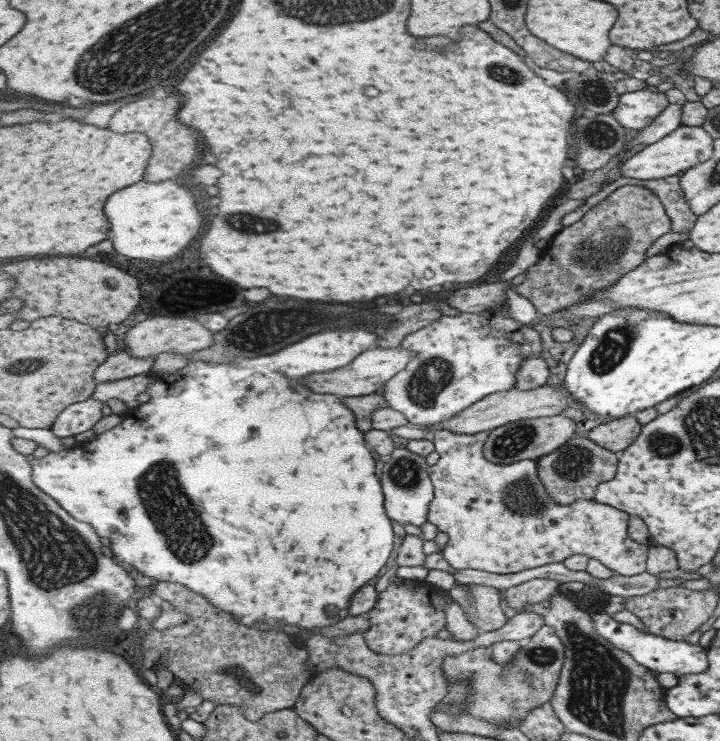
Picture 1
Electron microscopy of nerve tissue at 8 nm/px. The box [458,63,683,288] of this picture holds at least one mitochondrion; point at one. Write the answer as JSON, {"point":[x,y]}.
{"point":[598,252]}

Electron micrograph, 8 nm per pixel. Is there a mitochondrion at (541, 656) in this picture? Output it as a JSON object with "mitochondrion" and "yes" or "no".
{"mitochondrion":"yes"}

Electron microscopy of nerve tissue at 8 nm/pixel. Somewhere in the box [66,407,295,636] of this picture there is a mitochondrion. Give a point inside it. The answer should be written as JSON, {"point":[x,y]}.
{"point":[186,535]}

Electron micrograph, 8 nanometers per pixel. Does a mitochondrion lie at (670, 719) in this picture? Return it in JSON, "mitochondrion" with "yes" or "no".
{"mitochondrion":"no"}

